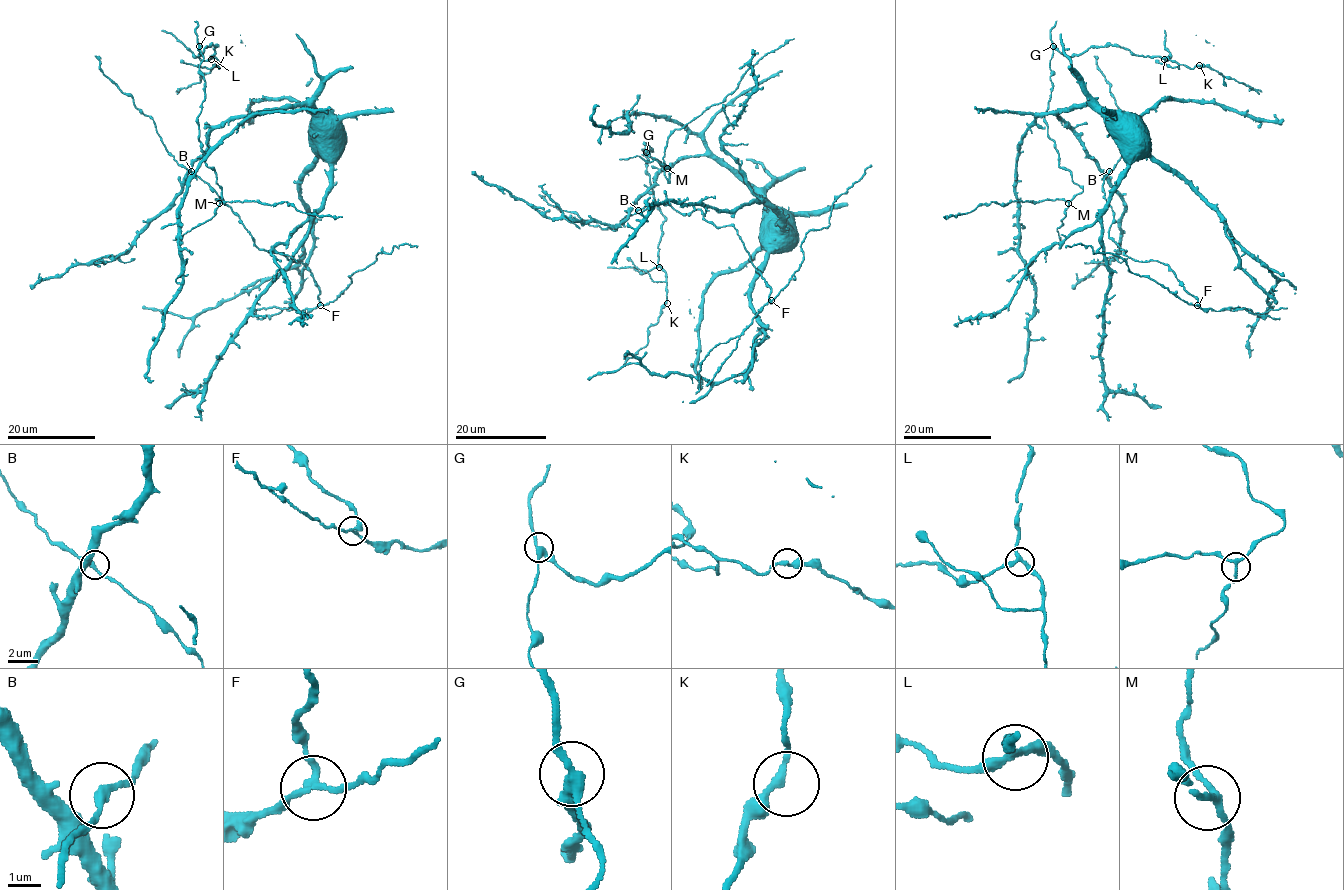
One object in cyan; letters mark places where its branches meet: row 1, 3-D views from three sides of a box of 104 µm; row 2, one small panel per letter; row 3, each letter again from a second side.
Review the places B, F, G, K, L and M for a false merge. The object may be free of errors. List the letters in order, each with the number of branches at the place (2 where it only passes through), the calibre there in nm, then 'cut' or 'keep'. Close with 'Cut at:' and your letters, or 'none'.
B: branches 3; calibre 220 nm; keep
F: branches 3; calibre 220 nm; cut
G: branches 3; calibre 280 nm; keep
K: branches 2; calibre 240 nm; keep
L: branches 3; calibre 240 nm; keep
M: branches 3; calibre 170 nm; keep
Cut at: F

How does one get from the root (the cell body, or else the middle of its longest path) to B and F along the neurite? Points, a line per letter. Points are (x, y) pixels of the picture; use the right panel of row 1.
B: (1115, 119), (1101, 116), (1089, 105), (1076, 105), (1056, 114), (1074, 131), (1083, 149), (1105, 172), (1109, 171)
F: (1115, 119), (1089, 105), (1056, 114), (1108, 171), (1110, 238), (1134, 260), (1165, 263), (1197, 305)

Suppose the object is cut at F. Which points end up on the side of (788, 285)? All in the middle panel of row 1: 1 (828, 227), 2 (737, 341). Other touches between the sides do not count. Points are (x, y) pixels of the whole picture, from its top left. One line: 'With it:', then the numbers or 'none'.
With it: 1, 2

